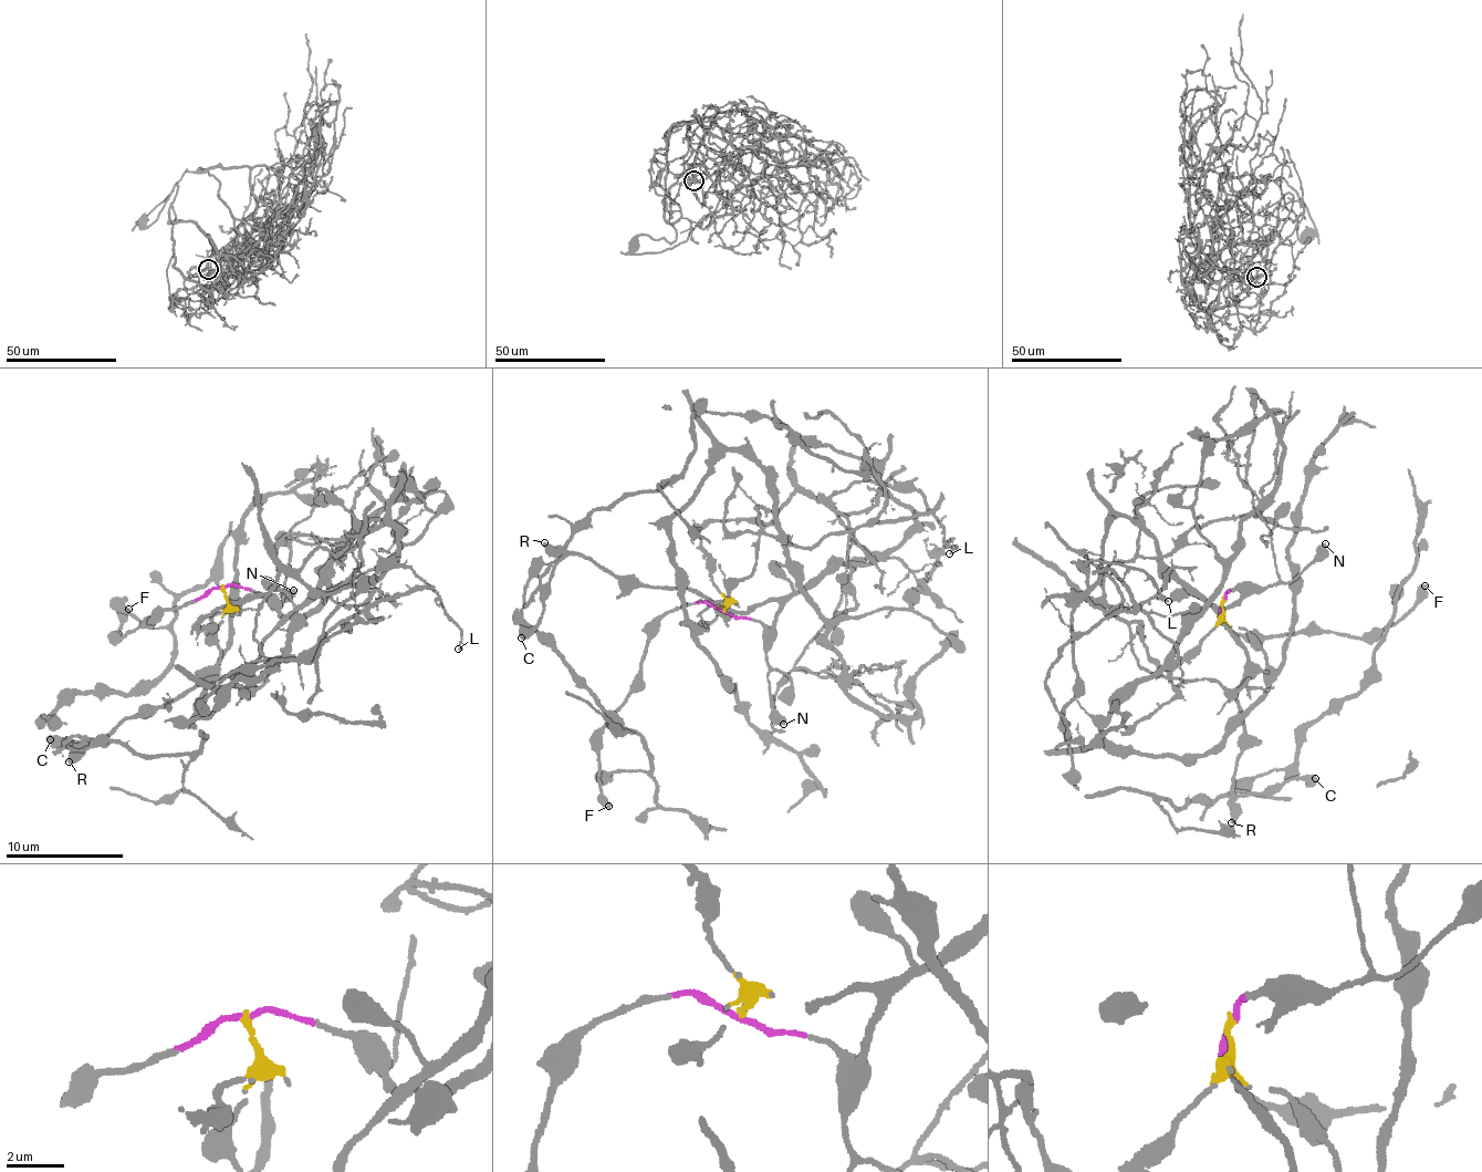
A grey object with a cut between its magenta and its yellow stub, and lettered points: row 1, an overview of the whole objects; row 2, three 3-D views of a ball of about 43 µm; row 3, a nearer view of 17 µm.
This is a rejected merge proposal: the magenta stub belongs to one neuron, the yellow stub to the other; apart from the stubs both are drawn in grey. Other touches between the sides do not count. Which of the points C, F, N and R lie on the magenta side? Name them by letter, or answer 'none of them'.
C, F, N, R

